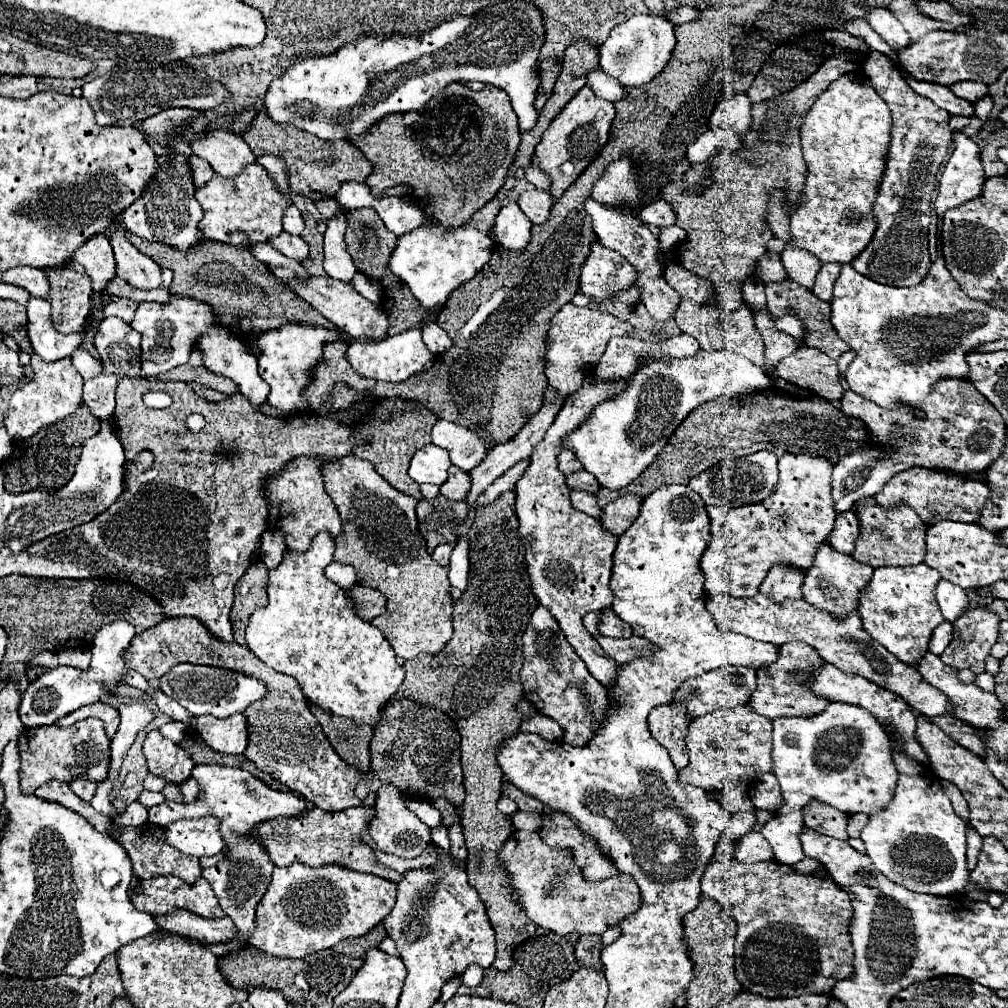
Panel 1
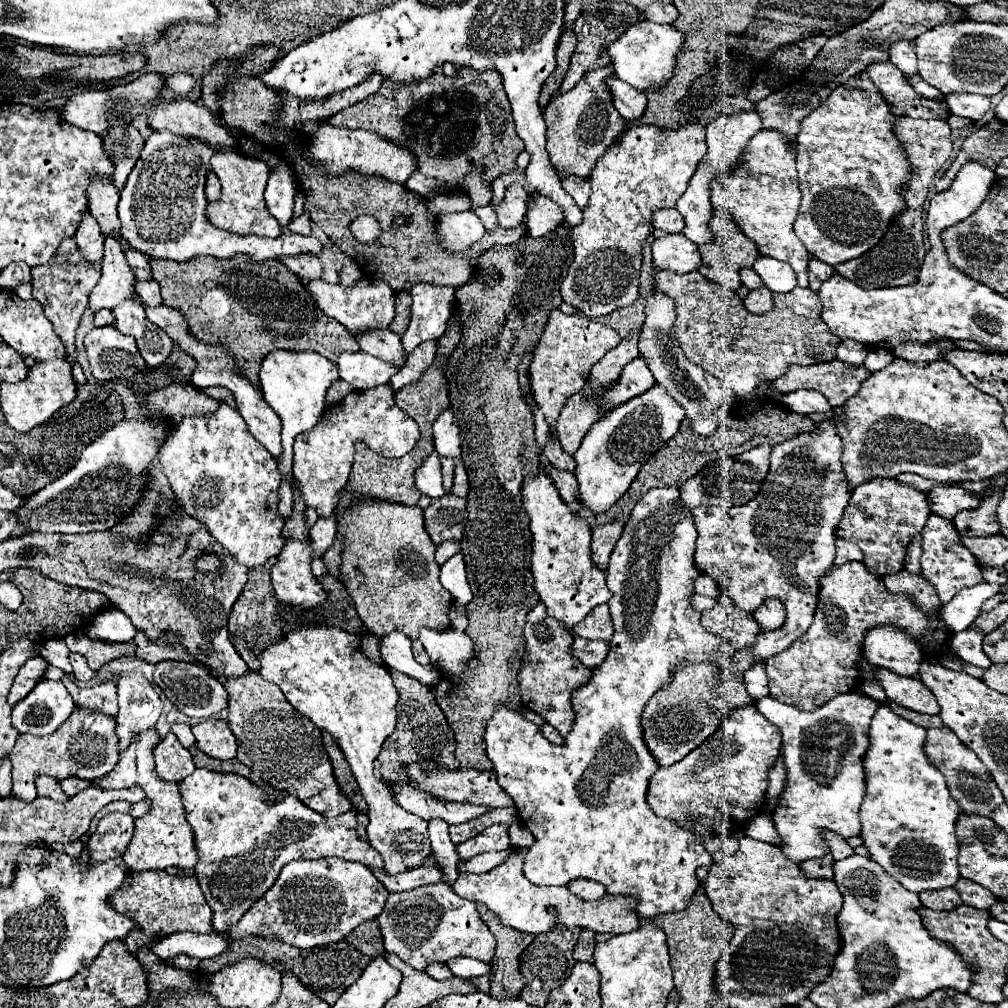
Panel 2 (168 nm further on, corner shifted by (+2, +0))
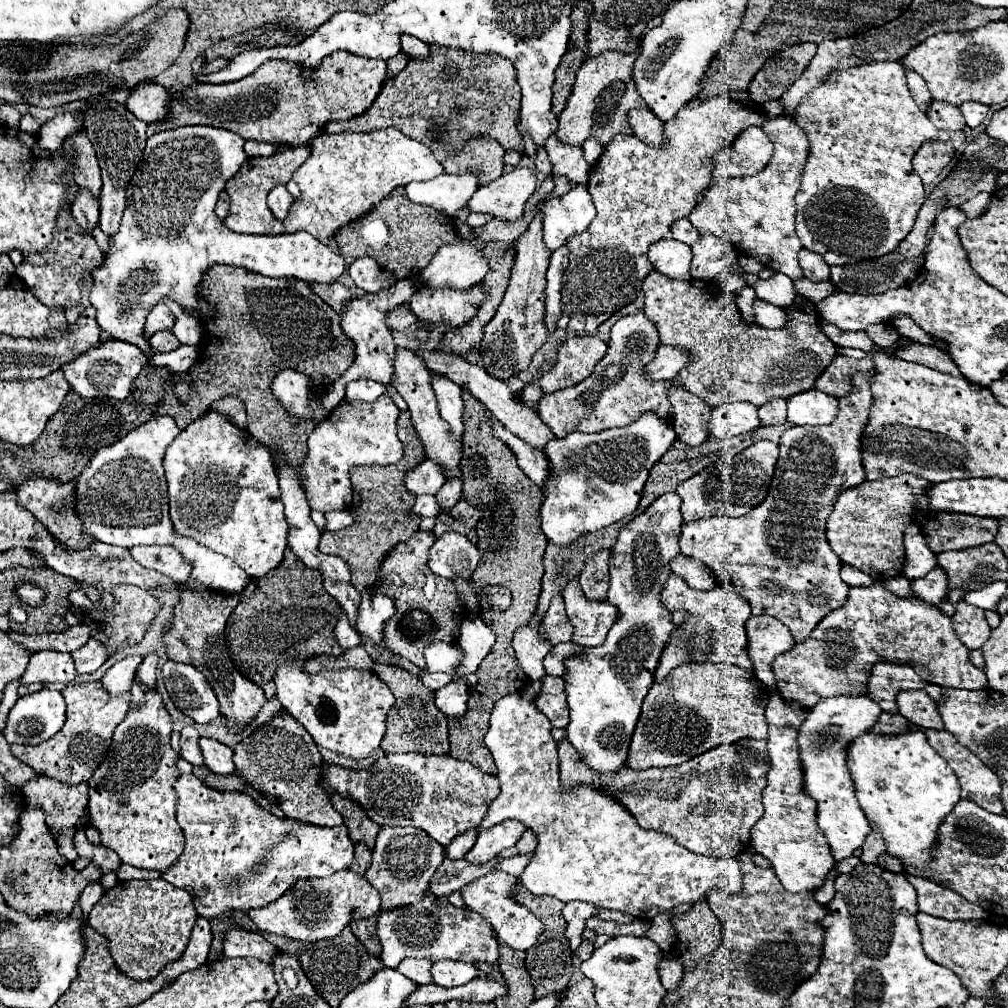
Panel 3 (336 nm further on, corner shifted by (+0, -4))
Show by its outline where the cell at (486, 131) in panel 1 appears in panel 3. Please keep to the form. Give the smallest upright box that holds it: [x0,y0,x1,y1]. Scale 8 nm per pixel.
[324,46,524,162]

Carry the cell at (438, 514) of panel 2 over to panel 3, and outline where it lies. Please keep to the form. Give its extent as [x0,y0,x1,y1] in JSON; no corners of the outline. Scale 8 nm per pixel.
[434,500,480,544]

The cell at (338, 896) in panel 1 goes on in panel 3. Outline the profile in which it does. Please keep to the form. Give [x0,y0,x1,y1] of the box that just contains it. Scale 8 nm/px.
[248,870,380,942]

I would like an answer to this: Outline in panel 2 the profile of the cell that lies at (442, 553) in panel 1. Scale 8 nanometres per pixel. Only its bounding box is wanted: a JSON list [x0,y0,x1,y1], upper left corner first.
[436,542,460,566]

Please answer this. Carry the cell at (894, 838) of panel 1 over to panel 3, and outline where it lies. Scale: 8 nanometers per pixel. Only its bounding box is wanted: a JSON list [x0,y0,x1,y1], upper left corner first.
[846,732,960,866]

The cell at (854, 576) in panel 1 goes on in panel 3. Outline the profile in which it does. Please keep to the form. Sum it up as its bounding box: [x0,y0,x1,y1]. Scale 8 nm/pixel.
[774,582,986,710]

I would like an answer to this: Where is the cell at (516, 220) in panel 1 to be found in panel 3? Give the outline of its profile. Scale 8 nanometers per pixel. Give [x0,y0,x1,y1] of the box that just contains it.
[468,166,536,220]

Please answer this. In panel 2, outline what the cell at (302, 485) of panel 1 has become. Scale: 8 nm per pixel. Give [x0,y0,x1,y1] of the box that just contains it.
[292,384,420,518]

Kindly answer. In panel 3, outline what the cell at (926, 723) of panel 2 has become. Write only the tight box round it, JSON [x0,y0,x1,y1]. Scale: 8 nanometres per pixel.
[868,712,910,734]

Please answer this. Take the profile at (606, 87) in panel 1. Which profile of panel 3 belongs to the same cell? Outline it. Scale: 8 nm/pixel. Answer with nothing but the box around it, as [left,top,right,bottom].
[630,108,666,148]

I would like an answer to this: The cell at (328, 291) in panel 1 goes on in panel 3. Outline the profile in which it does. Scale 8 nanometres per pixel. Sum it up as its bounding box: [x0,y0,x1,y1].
[394,348,462,478]

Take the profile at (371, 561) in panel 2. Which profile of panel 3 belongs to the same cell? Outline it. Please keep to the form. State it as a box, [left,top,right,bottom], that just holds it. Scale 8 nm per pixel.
[374,530,466,668]

